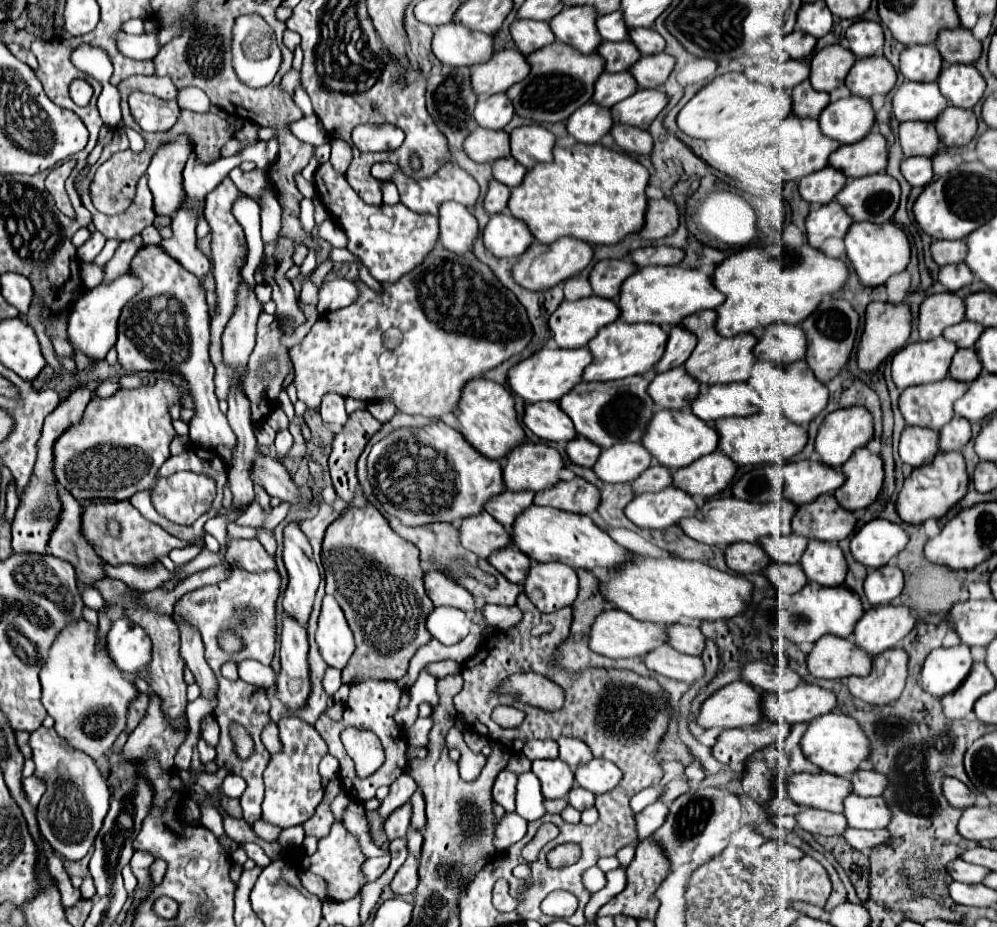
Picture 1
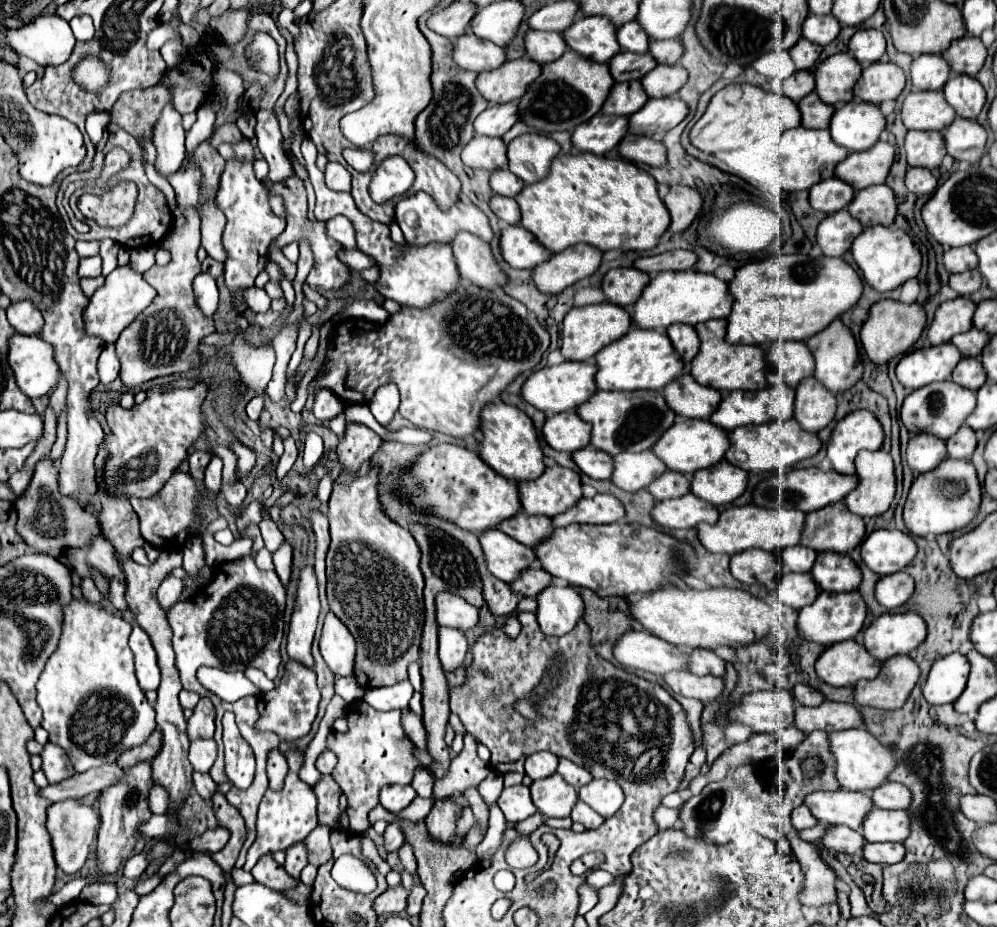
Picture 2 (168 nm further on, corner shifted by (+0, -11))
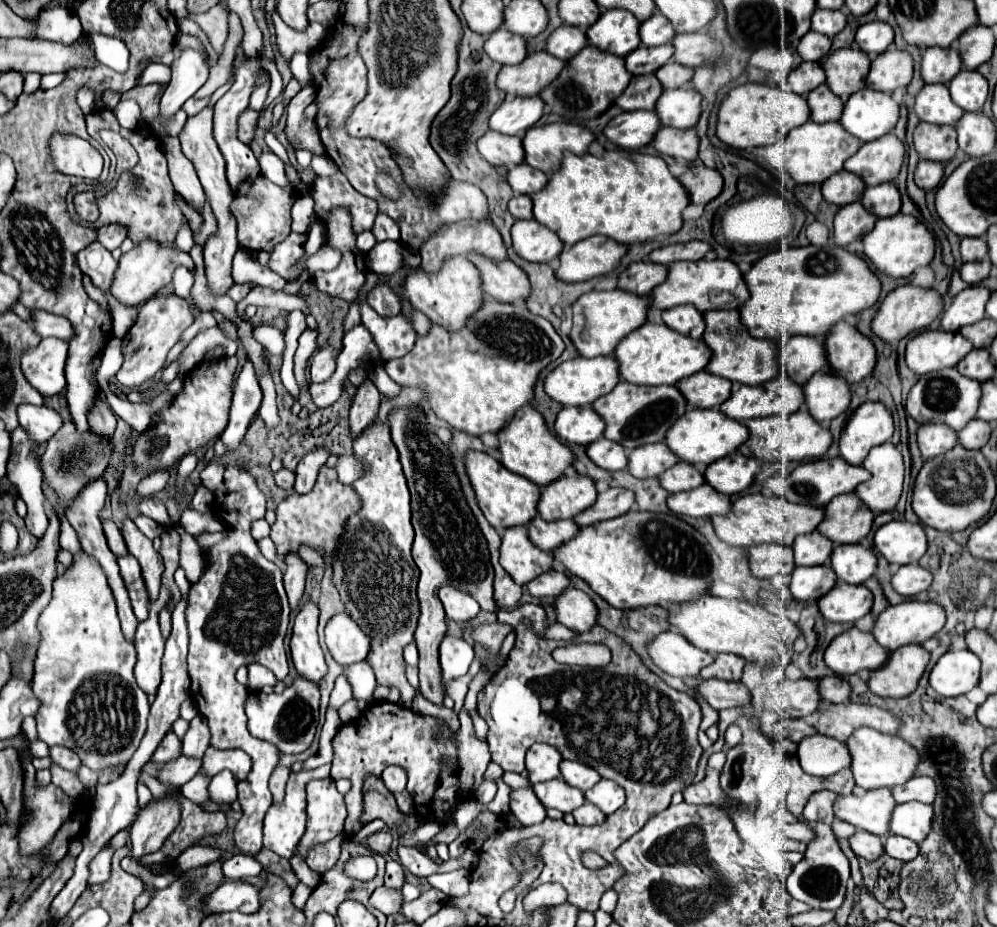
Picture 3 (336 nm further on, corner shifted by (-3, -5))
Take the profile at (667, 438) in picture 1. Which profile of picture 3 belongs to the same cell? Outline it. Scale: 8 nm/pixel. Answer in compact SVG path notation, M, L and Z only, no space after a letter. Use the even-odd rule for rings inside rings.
M691 408L683 414L681 420L677 420L669 428L669 434L665 436L665 444L673 450L673 454L679 456L679 460L703 468L703 466L727 456L729 452L737 450L747 438L749 438L749 430L741 422L727 418L719 410Z

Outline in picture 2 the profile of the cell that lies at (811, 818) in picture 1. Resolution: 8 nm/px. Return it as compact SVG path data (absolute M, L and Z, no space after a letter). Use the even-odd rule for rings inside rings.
M832 826L828 834L822 838L822 846L842 854L862 854L864 844L866 838L860 832L850 830L846 826Z

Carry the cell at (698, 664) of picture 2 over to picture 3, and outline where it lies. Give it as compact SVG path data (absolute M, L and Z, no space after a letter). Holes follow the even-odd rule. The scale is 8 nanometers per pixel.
M715 654L713 664L701 670L703 678L721 678L721 680L739 680L743 672L745 660L737 658L735 654Z

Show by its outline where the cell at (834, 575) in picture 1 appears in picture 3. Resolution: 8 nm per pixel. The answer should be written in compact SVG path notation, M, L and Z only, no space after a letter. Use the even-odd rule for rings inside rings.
M859 544L835 546L829 560L837 578L847 584L863 584L877 568L875 554Z

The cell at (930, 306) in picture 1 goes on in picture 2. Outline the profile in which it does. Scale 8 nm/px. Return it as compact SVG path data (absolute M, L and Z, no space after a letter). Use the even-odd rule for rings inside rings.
M966 296L942 302L928 328L928 342L944 344L950 342L952 336L968 332L972 328L974 312L976 312L976 302L972 302Z

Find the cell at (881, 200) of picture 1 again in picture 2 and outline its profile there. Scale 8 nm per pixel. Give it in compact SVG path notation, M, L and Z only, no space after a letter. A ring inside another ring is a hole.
M886 184L870 186L856 192L848 210L864 226L874 226L874 224L892 226L896 216L896 198L892 188L888 188Z

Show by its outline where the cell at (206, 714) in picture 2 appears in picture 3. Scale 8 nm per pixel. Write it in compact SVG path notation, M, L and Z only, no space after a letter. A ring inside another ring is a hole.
M197 714L191 724L187 734L183 736L183 754L185 756L193 756L193 758L201 758L205 754L205 750L209 748L209 726L205 722L205 718L201 718L201 714Z

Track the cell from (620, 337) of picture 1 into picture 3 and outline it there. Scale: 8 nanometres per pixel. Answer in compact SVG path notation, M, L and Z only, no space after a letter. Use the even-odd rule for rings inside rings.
M645 322L629 336L625 336L615 348L615 360L619 362L619 378L631 384L659 386L659 384L677 384L679 380L703 370L711 358L709 348L703 340L693 340L681 336L665 324Z

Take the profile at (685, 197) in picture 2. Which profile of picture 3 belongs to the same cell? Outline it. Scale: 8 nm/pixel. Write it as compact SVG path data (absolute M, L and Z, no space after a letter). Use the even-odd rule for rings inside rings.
M689 166L679 180L683 182L691 204L709 204L713 198L721 194L723 188L723 178L717 170L703 168L703 166Z

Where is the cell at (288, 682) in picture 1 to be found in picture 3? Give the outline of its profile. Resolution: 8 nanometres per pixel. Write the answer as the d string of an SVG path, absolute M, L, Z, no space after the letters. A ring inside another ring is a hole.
M297 676L293 684L287 686L283 692L273 692L267 696L249 692L245 712L249 718L247 726L251 736L275 744L279 752L299 754L309 748L315 736L315 728L319 722L319 686L315 682L309 682L307 678Z

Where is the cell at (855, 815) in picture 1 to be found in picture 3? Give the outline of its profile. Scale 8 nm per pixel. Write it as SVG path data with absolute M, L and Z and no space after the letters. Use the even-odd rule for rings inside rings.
M921 802L897 804L893 810L893 818L889 822L889 832L921 842L931 830L931 818L933 818L933 808L929 804Z

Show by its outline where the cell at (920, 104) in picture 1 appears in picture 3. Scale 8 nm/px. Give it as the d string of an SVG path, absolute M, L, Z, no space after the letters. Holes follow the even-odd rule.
M925 84L915 98L915 114L929 124L955 124L963 110L951 100L947 84Z

